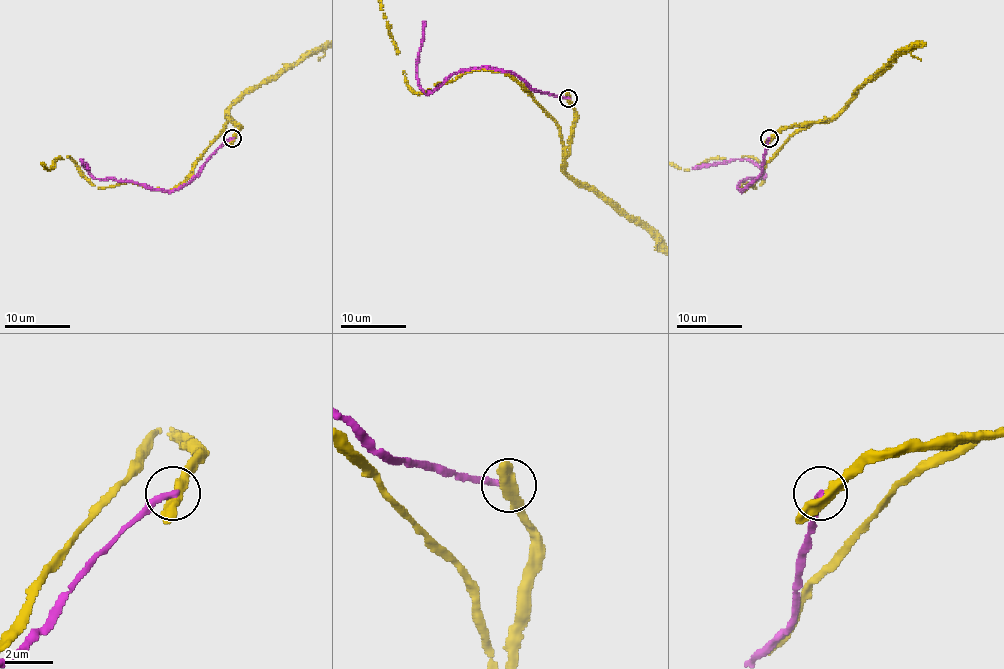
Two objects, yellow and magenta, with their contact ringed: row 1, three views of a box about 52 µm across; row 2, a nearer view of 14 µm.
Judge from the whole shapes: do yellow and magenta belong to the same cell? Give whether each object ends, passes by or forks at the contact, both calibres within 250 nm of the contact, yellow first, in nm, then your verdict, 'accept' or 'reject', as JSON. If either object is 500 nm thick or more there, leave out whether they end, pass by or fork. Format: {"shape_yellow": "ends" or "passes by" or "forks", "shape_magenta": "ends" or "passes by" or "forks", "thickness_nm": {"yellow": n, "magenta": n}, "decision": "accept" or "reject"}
{"shape_yellow": "passes by", "shape_magenta": "ends", "thickness_nm": {"yellow": 400, "magenta": 280}, "decision": "reject"}

